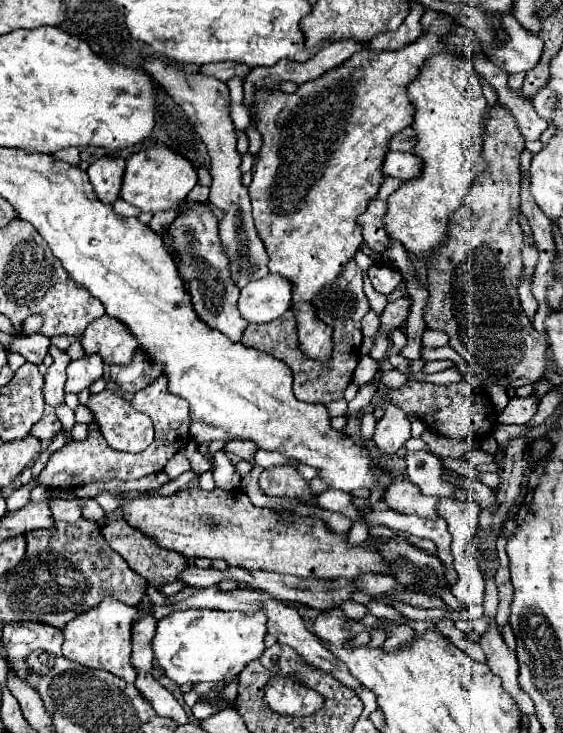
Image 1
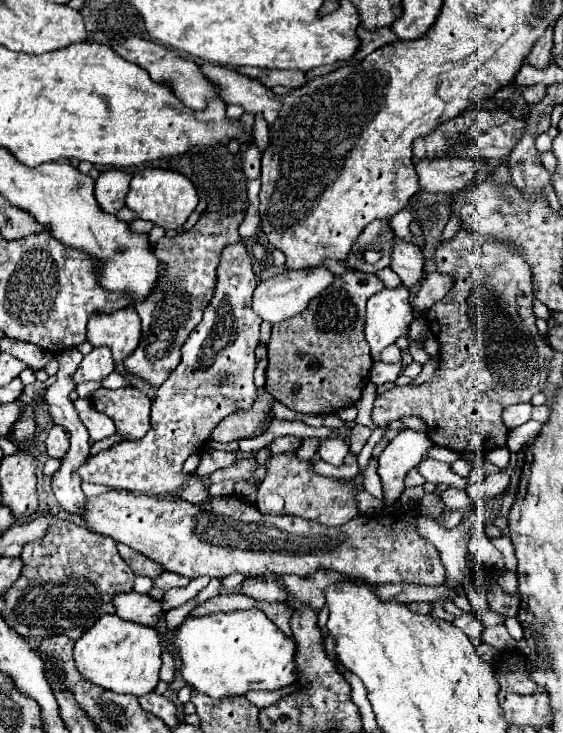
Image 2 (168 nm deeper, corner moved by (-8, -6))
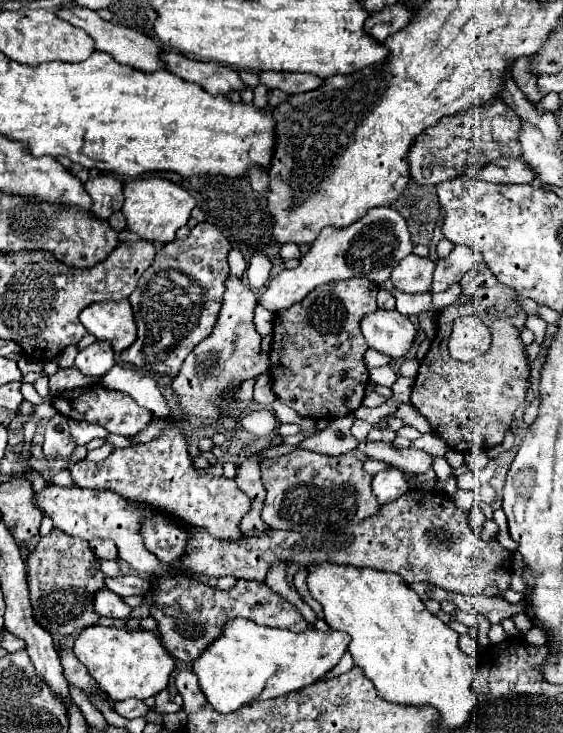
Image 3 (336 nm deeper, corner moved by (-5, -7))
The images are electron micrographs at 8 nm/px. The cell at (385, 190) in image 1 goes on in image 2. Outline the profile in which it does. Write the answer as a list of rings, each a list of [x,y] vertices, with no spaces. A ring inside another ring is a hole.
[[[410,203],[398,212],[392,219],[390,220],[390,226],[392,227],[396,236],[400,237],[402,240],[406,242],[411,242],[417,244],[414,236],[410,231],[410,223],[412,222],[413,217],[410,212]]]

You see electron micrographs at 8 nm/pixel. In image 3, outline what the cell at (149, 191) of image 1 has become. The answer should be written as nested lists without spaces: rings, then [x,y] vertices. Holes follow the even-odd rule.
[[[135,178],[131,182],[125,182],[125,204],[121,208],[121,212],[127,218],[127,230],[139,234],[145,240],[159,240],[159,242],[171,242],[175,240],[175,232],[177,228],[185,226],[191,210],[195,208],[195,198],[183,190],[181,186],[163,180],[163,178]]]

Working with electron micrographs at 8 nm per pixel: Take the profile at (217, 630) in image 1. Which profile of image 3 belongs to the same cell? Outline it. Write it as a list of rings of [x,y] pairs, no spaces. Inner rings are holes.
[[[235,618],[229,620],[223,626],[221,636],[193,660],[191,670],[197,674],[199,688],[209,704],[217,712],[227,714],[245,704],[277,698],[313,684],[339,662],[347,644],[349,636],[335,630],[321,632],[317,628],[307,628],[305,632],[295,634],[291,630],[261,626],[247,618]]]

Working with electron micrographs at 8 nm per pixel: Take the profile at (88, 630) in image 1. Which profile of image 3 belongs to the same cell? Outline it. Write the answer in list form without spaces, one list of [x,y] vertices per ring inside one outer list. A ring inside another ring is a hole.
[[[115,626],[85,628],[85,632],[77,636],[73,652],[113,702],[155,696],[169,684],[169,676],[175,668],[175,660],[161,646],[157,634],[149,630],[125,630]]]

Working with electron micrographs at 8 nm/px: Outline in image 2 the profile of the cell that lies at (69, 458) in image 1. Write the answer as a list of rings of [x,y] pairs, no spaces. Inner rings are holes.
[[[244,243],[228,245],[226,251],[222,251],[222,261],[218,267],[218,285],[216,295],[210,301],[210,305],[204,311],[204,319],[200,325],[190,333],[188,341],[182,347],[182,361],[174,369],[174,373],[162,383],[162,387],[156,391],[156,399],[152,403],[152,415],[150,425],[152,429],[144,435],[144,439],[136,439],[130,443],[118,443],[106,451],[100,451],[98,455],[90,457],[80,469],[78,475],[86,483],[98,483],[114,489],[126,489],[136,493],[148,493],[148,495],[176,495],[188,503],[204,505],[210,501],[208,487],[204,481],[196,479],[194,475],[182,471],[184,461],[192,453],[204,451],[204,441],[208,441],[212,429],[228,415],[236,411],[246,411],[252,407],[256,399],[256,387],[254,387],[254,369],[256,369],[256,357],[254,349],[260,343],[260,323],[262,319],[252,311],[252,295],[256,289],[256,275],[252,271],[252,257],[248,257],[248,251]]]

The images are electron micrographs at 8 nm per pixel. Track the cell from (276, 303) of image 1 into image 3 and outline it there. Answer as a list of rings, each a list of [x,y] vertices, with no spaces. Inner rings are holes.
[[[389,206],[373,208],[349,228],[321,230],[321,236],[311,244],[309,252],[301,258],[301,264],[295,270],[283,270],[271,278],[269,286],[261,292],[259,304],[271,312],[279,312],[301,302],[313,288],[325,282],[347,280],[353,276],[365,276],[375,284],[383,284],[399,260],[409,256],[411,250],[413,244],[409,240],[405,218]]]

